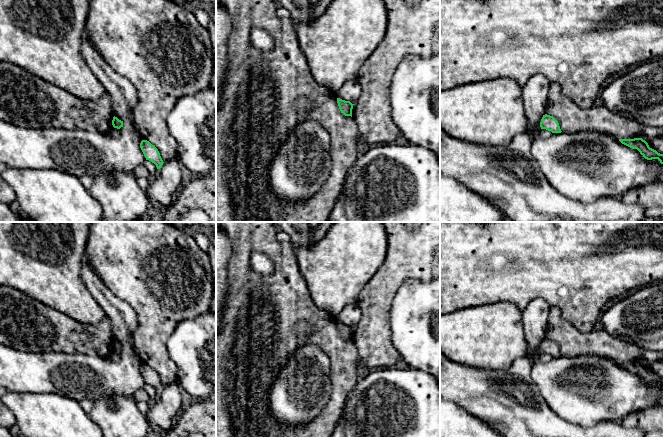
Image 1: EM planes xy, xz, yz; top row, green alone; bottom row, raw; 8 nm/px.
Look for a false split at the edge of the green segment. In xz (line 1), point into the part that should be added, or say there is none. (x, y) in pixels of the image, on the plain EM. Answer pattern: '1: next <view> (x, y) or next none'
1: next none

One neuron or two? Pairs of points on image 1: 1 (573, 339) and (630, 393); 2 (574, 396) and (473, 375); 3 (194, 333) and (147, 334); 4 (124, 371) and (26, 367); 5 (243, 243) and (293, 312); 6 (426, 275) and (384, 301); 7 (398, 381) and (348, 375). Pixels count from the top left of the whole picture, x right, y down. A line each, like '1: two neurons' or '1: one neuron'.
1: two neurons
2: two neurons
3: two neurons
4: one neuron
5: one neuron
6: one neuron
7: two neurons

